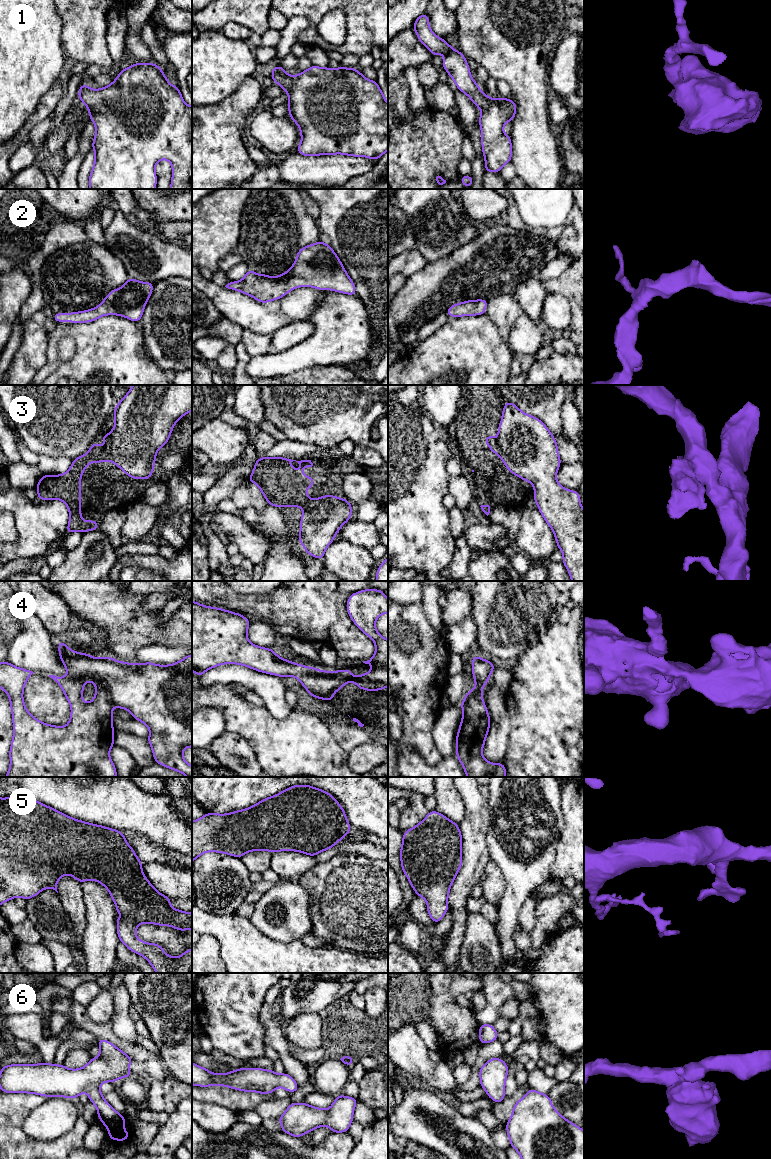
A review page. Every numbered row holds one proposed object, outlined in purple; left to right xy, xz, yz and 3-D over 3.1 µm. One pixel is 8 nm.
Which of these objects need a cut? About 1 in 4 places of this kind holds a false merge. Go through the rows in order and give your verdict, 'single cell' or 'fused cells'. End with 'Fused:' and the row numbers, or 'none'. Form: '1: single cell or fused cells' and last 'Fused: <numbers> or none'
1: single cell
2: single cell
3: single cell
4: single cell
5: single cell
6: single cell
Fused: none

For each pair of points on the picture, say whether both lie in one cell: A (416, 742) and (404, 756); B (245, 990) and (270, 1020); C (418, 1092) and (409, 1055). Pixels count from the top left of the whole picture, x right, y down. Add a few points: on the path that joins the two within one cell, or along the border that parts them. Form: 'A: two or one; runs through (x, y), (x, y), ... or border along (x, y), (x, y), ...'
A: two; border along (398, 742), (414, 749), (428, 764)
B: two; border along (271, 987), (259, 1013), (264, 1031)
C: two; border along (425, 1085), (444, 1099)

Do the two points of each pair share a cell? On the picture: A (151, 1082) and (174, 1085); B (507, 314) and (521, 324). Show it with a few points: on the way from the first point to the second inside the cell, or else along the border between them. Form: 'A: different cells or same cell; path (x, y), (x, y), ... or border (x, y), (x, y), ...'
A: different cells; border (164, 1079), (164, 1105), (166, 1107)
B: different cells; border (522, 311), (516, 317), (506, 342)

